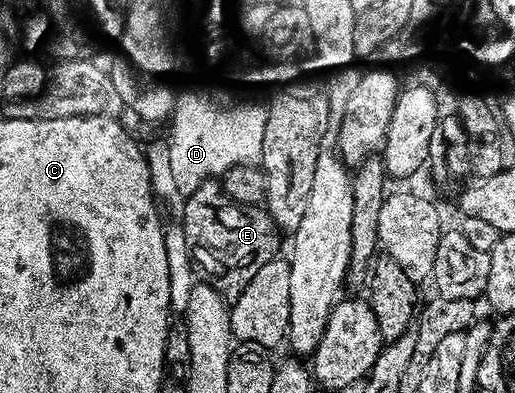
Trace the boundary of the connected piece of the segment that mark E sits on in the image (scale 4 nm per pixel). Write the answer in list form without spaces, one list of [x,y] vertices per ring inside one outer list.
[[[217,179],[204,181],[191,196],[185,197],[180,211],[182,211],[180,227],[184,230],[191,261],[201,275],[202,272],[206,275],[203,277],[212,281],[213,288],[227,301],[234,302],[238,296],[244,294],[245,287],[252,282],[252,278],[255,278],[268,262],[272,262],[279,255],[280,229],[265,207],[236,203],[232,198],[228,198],[228,194],[222,190],[221,183]]]

